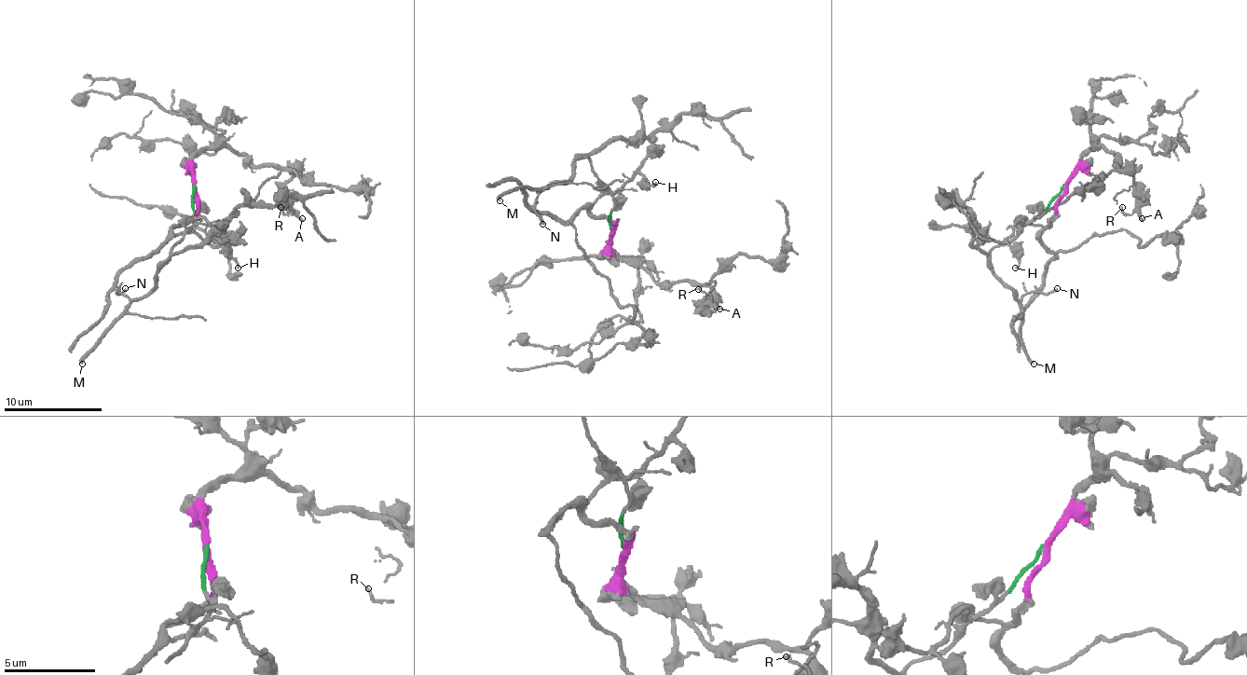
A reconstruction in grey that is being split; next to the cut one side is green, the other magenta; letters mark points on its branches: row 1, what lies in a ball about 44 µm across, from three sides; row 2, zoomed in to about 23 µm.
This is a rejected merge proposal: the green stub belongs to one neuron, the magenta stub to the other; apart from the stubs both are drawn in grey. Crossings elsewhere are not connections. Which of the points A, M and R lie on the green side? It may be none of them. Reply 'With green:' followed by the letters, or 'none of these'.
With green: M

